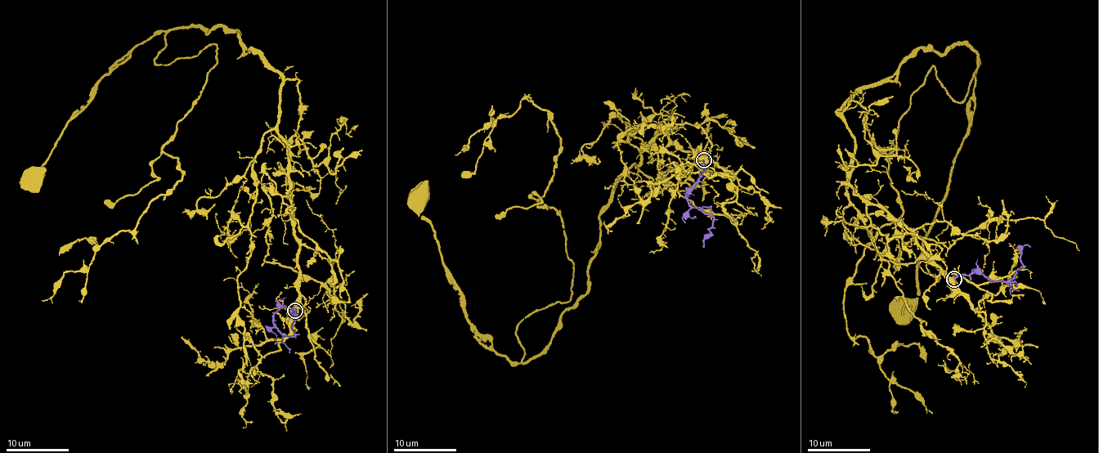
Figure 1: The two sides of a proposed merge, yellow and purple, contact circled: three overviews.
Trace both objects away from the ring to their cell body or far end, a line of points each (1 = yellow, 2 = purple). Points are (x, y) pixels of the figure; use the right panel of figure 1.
1: (953, 280), (849, 182), (836, 109), (921, 47), (965, 44), (967, 133), (901, 311)
2: (953, 280), (975, 271), (998, 280), (1005, 281), (1022, 266), (1020, 248), (1026, 244), (1030, 246)

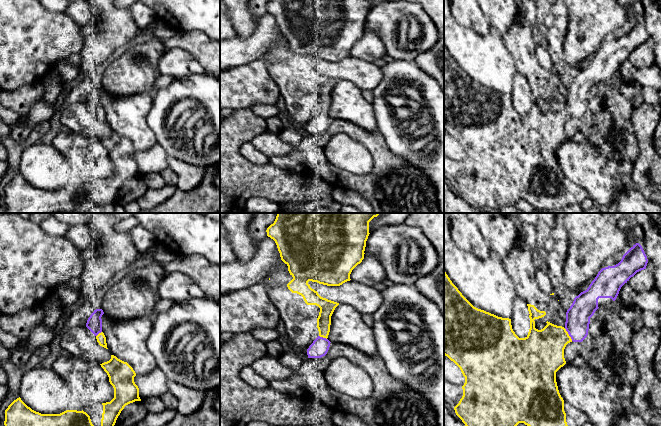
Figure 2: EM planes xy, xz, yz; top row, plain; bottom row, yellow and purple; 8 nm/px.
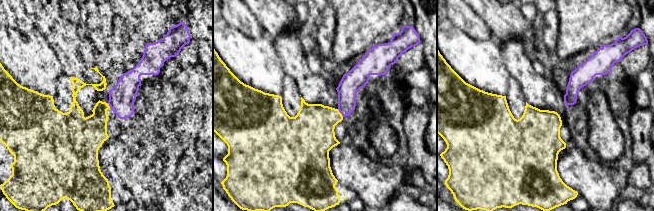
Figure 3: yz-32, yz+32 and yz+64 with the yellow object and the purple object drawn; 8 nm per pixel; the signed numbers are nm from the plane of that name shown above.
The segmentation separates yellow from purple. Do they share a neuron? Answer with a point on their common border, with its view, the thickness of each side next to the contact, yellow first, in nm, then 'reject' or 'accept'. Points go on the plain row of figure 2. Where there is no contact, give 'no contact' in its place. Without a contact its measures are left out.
contact yz (568, 110); calibres 360 and 190 nm; accept

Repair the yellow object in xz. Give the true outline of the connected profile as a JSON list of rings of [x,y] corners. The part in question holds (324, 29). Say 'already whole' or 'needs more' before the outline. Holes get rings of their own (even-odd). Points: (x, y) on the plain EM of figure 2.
needs more | [[[271,0],[267,12],[277,21],[281,36],[288,42],[293,55],[287,60],[292,69],[301,71],[307,81],[320,84],[317,94],[319,112],[307,125],[308,134],[325,132],[330,123],[327,115],[330,108],[331,92],[339,79],[321,73],[308,60],[309,57],[327,62],[340,62],[350,57],[352,46],[364,35],[369,0]]]

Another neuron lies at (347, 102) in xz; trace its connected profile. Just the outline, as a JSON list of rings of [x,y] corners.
[[[339,80],[332,92],[327,114],[331,119],[342,119],[368,132],[378,131],[372,103],[363,97],[363,90],[347,80]]]

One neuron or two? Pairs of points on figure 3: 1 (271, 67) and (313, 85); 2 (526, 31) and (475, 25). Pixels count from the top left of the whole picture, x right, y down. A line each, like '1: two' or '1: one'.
1: two
2: two

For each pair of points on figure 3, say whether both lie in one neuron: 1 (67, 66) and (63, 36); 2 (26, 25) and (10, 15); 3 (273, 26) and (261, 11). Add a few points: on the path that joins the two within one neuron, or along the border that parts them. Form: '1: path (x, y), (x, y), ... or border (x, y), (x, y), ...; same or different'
1: path (67, 59), (65, 43); same
2: path (22, 22), (14, 16); same
3: path (272, 22), (265, 15); same

